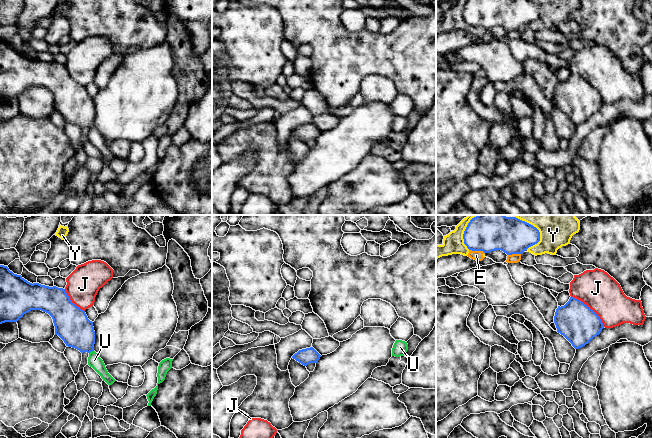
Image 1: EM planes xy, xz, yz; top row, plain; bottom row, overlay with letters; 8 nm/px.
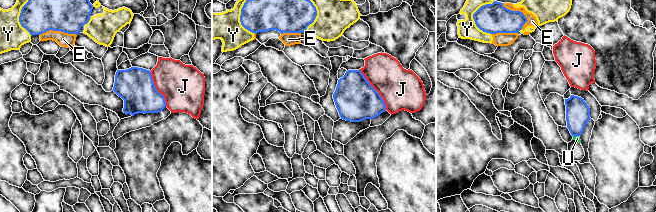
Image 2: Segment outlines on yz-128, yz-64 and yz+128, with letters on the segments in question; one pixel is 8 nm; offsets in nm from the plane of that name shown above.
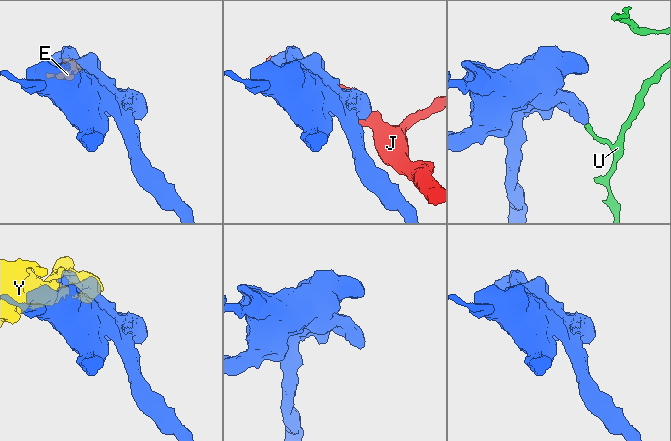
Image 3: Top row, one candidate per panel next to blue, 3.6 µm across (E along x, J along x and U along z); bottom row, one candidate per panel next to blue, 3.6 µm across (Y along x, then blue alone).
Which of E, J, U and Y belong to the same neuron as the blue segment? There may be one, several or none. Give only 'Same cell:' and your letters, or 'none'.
Same cell: none

